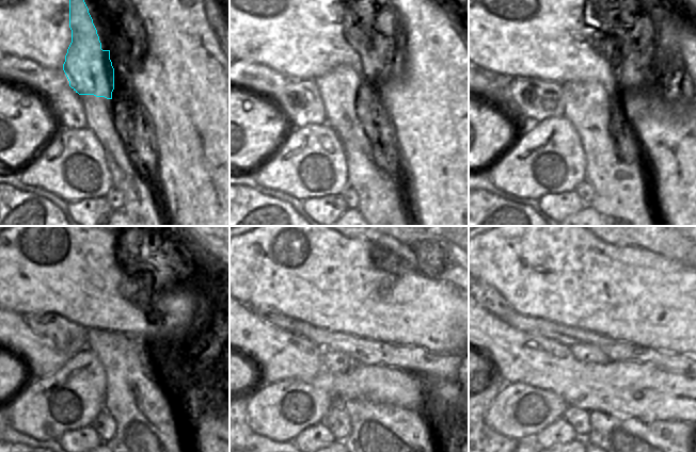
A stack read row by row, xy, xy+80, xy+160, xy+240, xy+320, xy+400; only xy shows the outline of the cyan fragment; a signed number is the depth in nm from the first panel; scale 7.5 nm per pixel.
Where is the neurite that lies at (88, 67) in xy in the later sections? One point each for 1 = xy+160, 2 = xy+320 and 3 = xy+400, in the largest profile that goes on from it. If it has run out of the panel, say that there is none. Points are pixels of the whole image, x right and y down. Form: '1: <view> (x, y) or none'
1: xy+160 (622, 191)
2: xy+320 (396, 442)
3: xy+400 (631, 442)

